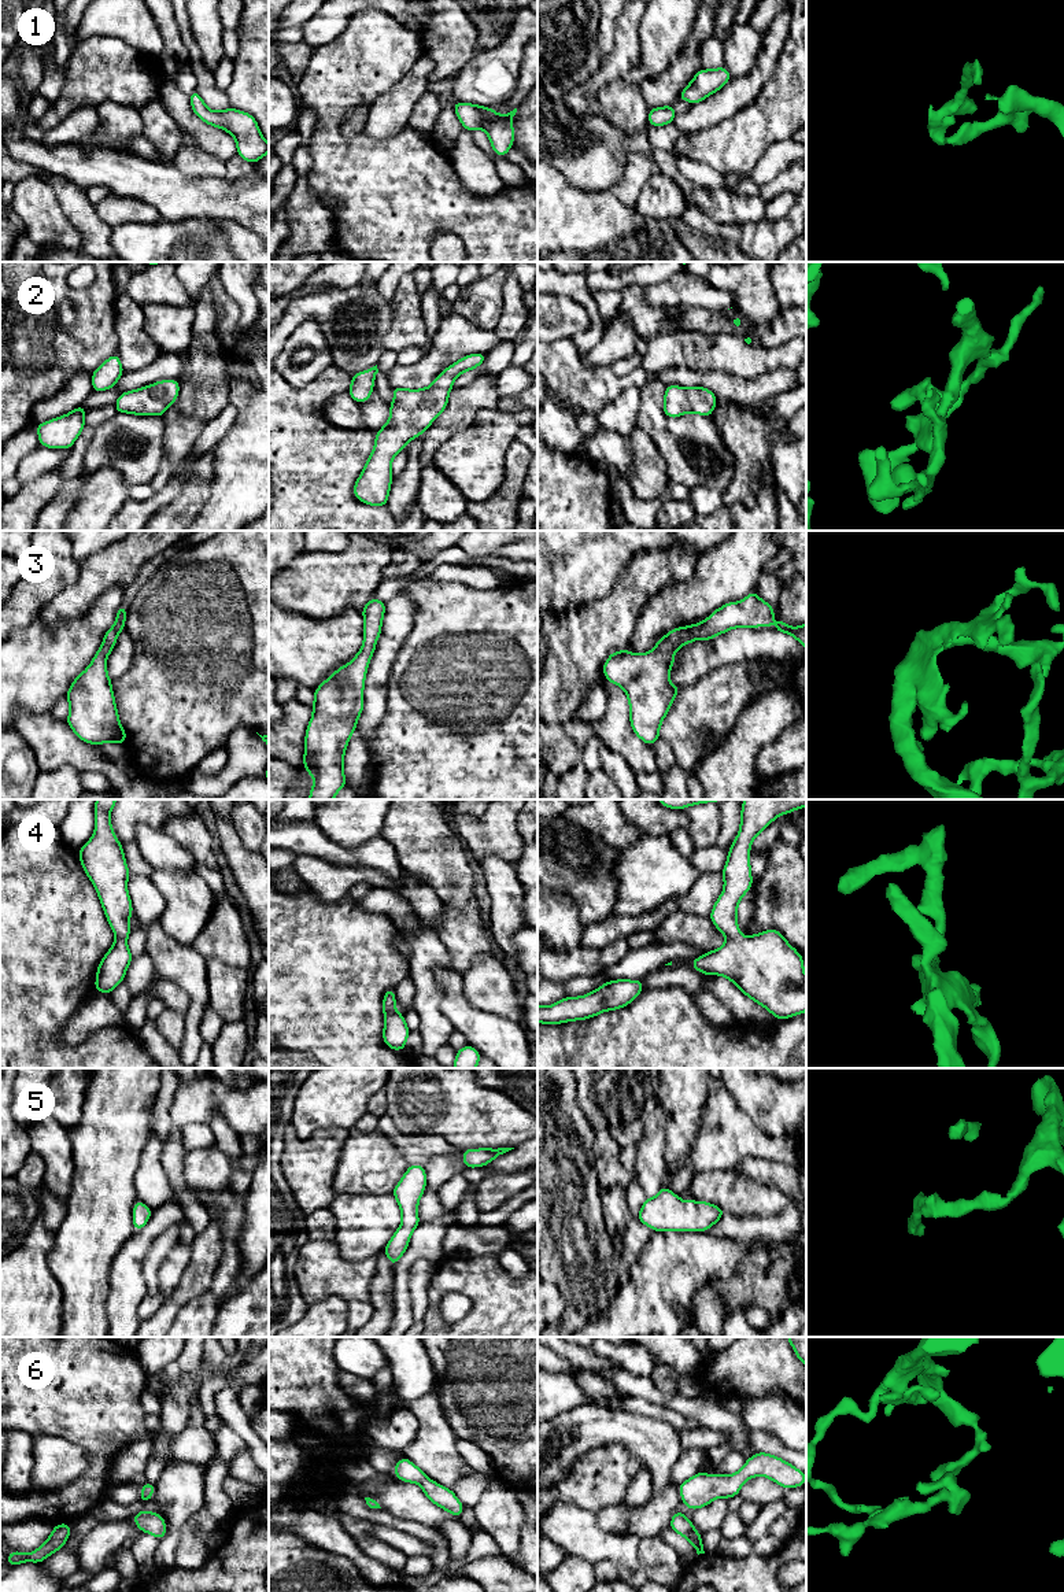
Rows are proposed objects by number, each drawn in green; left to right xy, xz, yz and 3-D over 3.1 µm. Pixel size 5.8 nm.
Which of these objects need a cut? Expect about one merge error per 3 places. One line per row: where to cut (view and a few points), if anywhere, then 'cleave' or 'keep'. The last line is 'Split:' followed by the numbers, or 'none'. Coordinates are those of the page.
1: no cut; keep
2: no cut; keep
3: no cut; keep
4: no cut; keep
5: no cut; keep
6: no cut; keep
Split: none

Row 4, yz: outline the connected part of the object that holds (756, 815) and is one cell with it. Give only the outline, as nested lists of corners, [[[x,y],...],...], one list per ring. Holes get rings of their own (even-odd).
[[[745,799],[740,828],[729,846],[721,875],[724,890],[710,913],[712,923],[725,935],[725,943],[691,960],[705,975],[728,978],[745,996],[769,1011],[777,1020],[806,1011],[803,957],[780,934],[765,930],[743,937],[736,921],[738,904],[753,884],[750,845],[776,817],[806,806],[806,799]]]

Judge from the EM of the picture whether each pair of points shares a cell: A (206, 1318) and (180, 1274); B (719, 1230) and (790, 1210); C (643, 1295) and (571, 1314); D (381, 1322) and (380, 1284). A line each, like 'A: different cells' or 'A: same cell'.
A: same cell
B: same cell
C: different cells
D: same cell

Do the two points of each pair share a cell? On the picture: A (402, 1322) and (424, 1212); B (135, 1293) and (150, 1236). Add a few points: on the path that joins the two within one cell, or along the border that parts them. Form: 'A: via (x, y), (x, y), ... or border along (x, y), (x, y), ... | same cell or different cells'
A: border along (449, 1211), (432, 1222), (421, 1222) | different cells
B: via (133, 1280), (133, 1252), (136, 1249) | same cell

